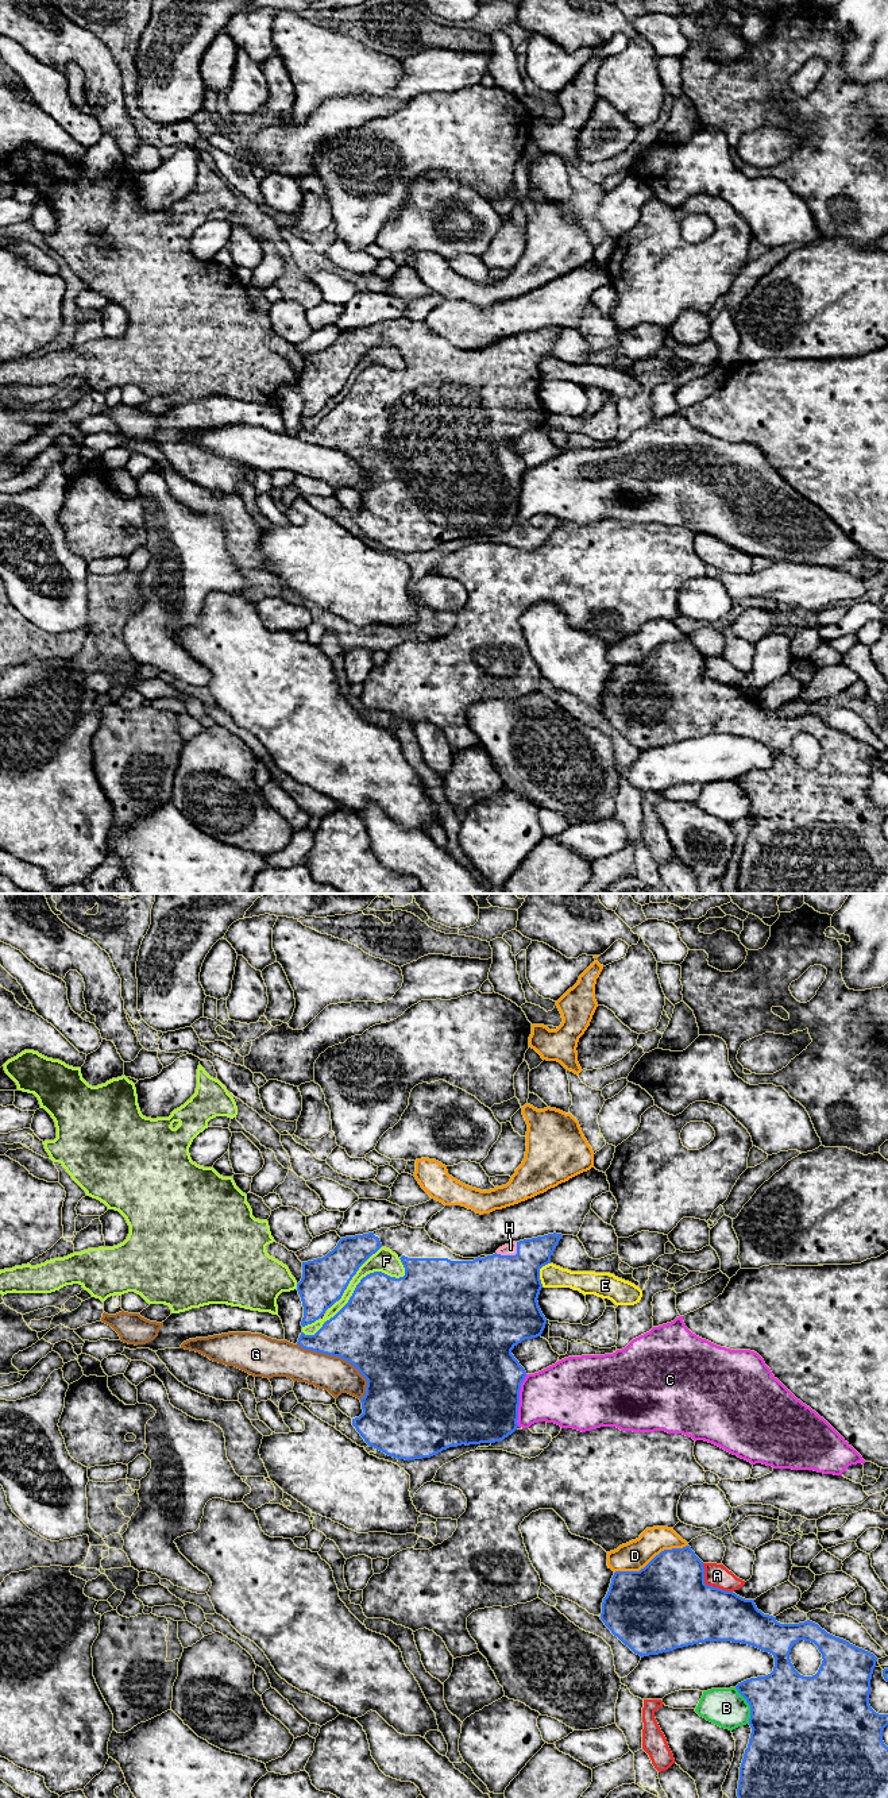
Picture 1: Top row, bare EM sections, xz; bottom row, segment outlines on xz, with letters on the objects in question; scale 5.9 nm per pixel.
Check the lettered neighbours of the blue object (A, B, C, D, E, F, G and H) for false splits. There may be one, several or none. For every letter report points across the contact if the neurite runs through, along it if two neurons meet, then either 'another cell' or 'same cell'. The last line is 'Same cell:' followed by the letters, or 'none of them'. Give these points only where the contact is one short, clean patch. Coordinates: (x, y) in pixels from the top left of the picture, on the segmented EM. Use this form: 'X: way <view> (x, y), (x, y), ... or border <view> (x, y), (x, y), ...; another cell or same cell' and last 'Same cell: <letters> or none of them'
A: another cell
B: another cell
C: another cell
D: another cell
E: another cell
F: another cell
G: another cell
H: way xz (497, 1295), (510, 1277), (510, 1256), (510, 1249); same cell
Same cell: H

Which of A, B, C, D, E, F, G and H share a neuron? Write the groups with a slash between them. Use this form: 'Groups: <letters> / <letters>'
Groups: A / B / C / D / E / F / G / H

